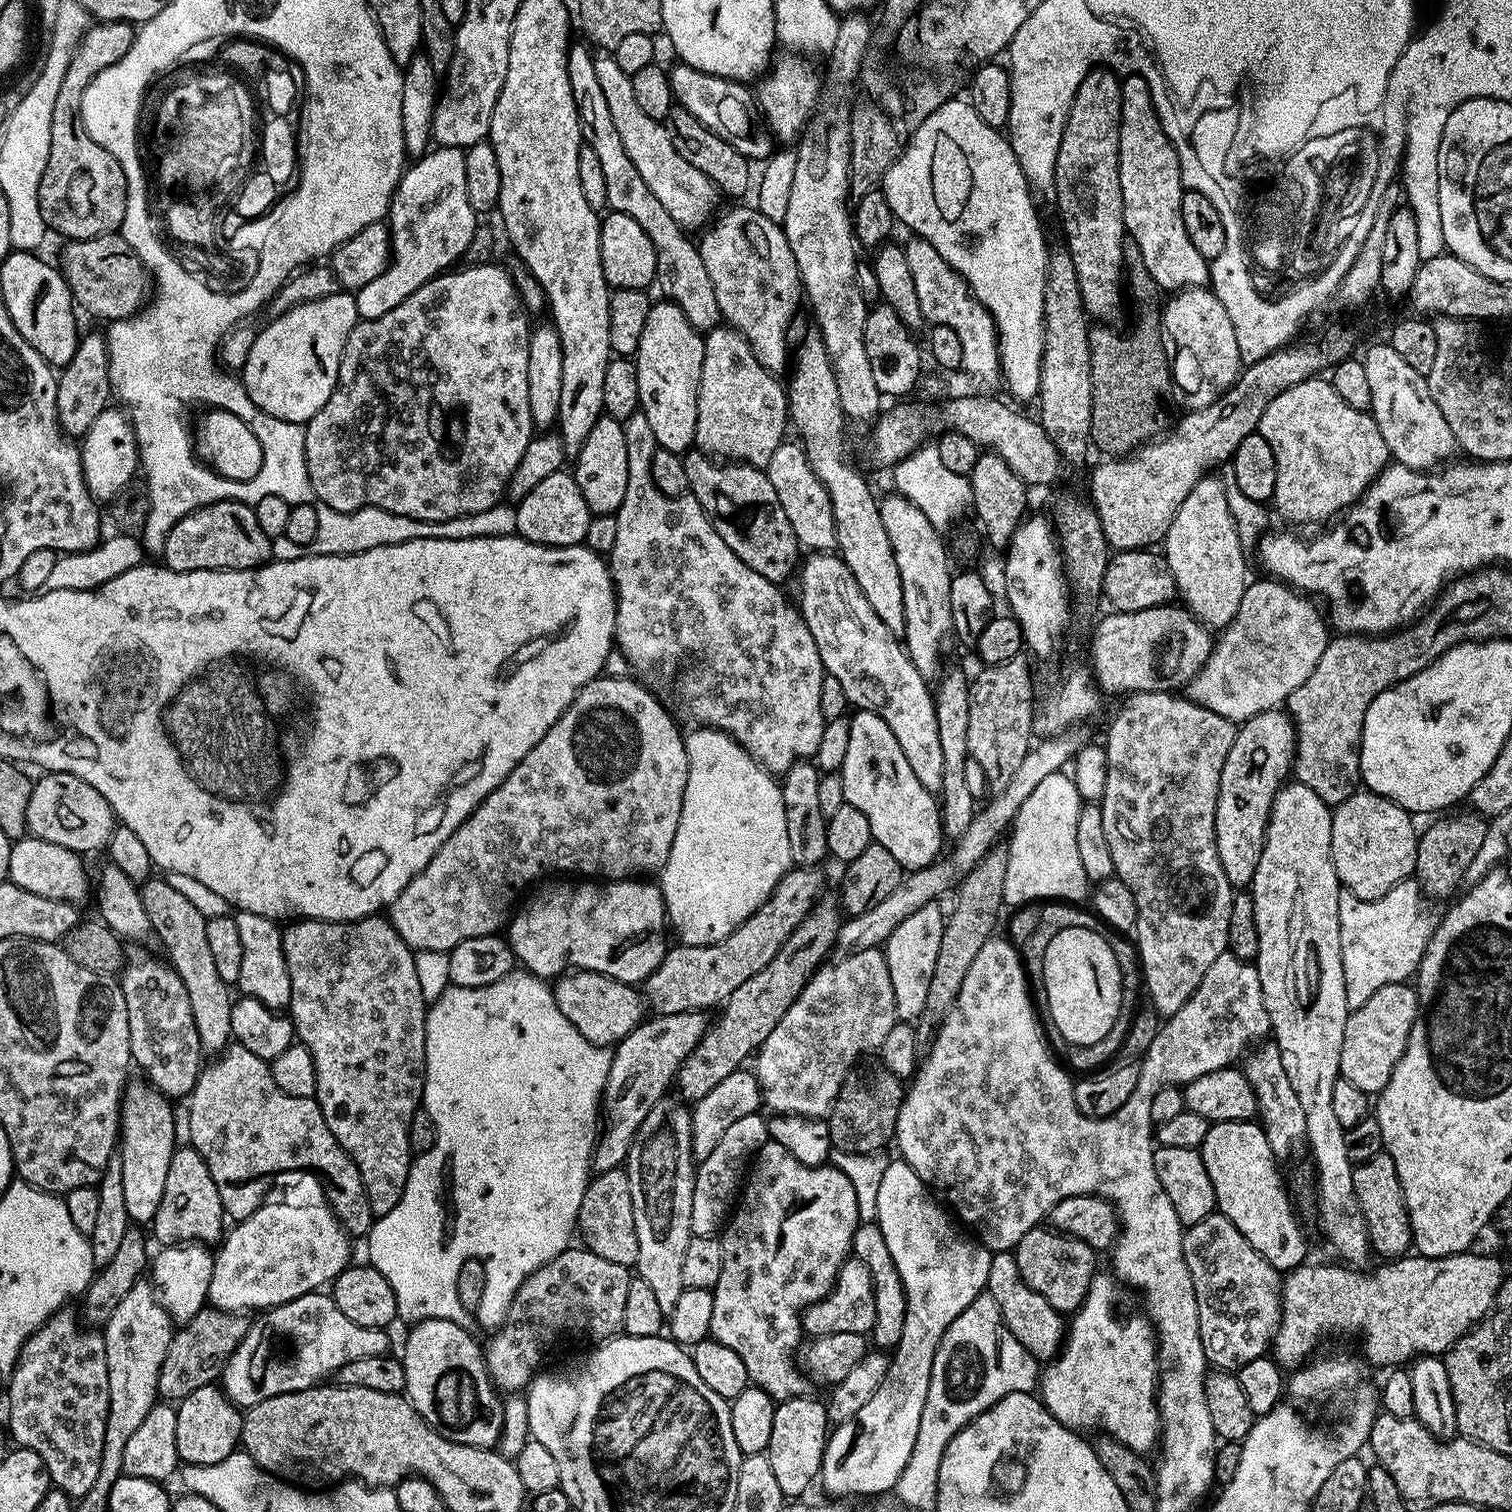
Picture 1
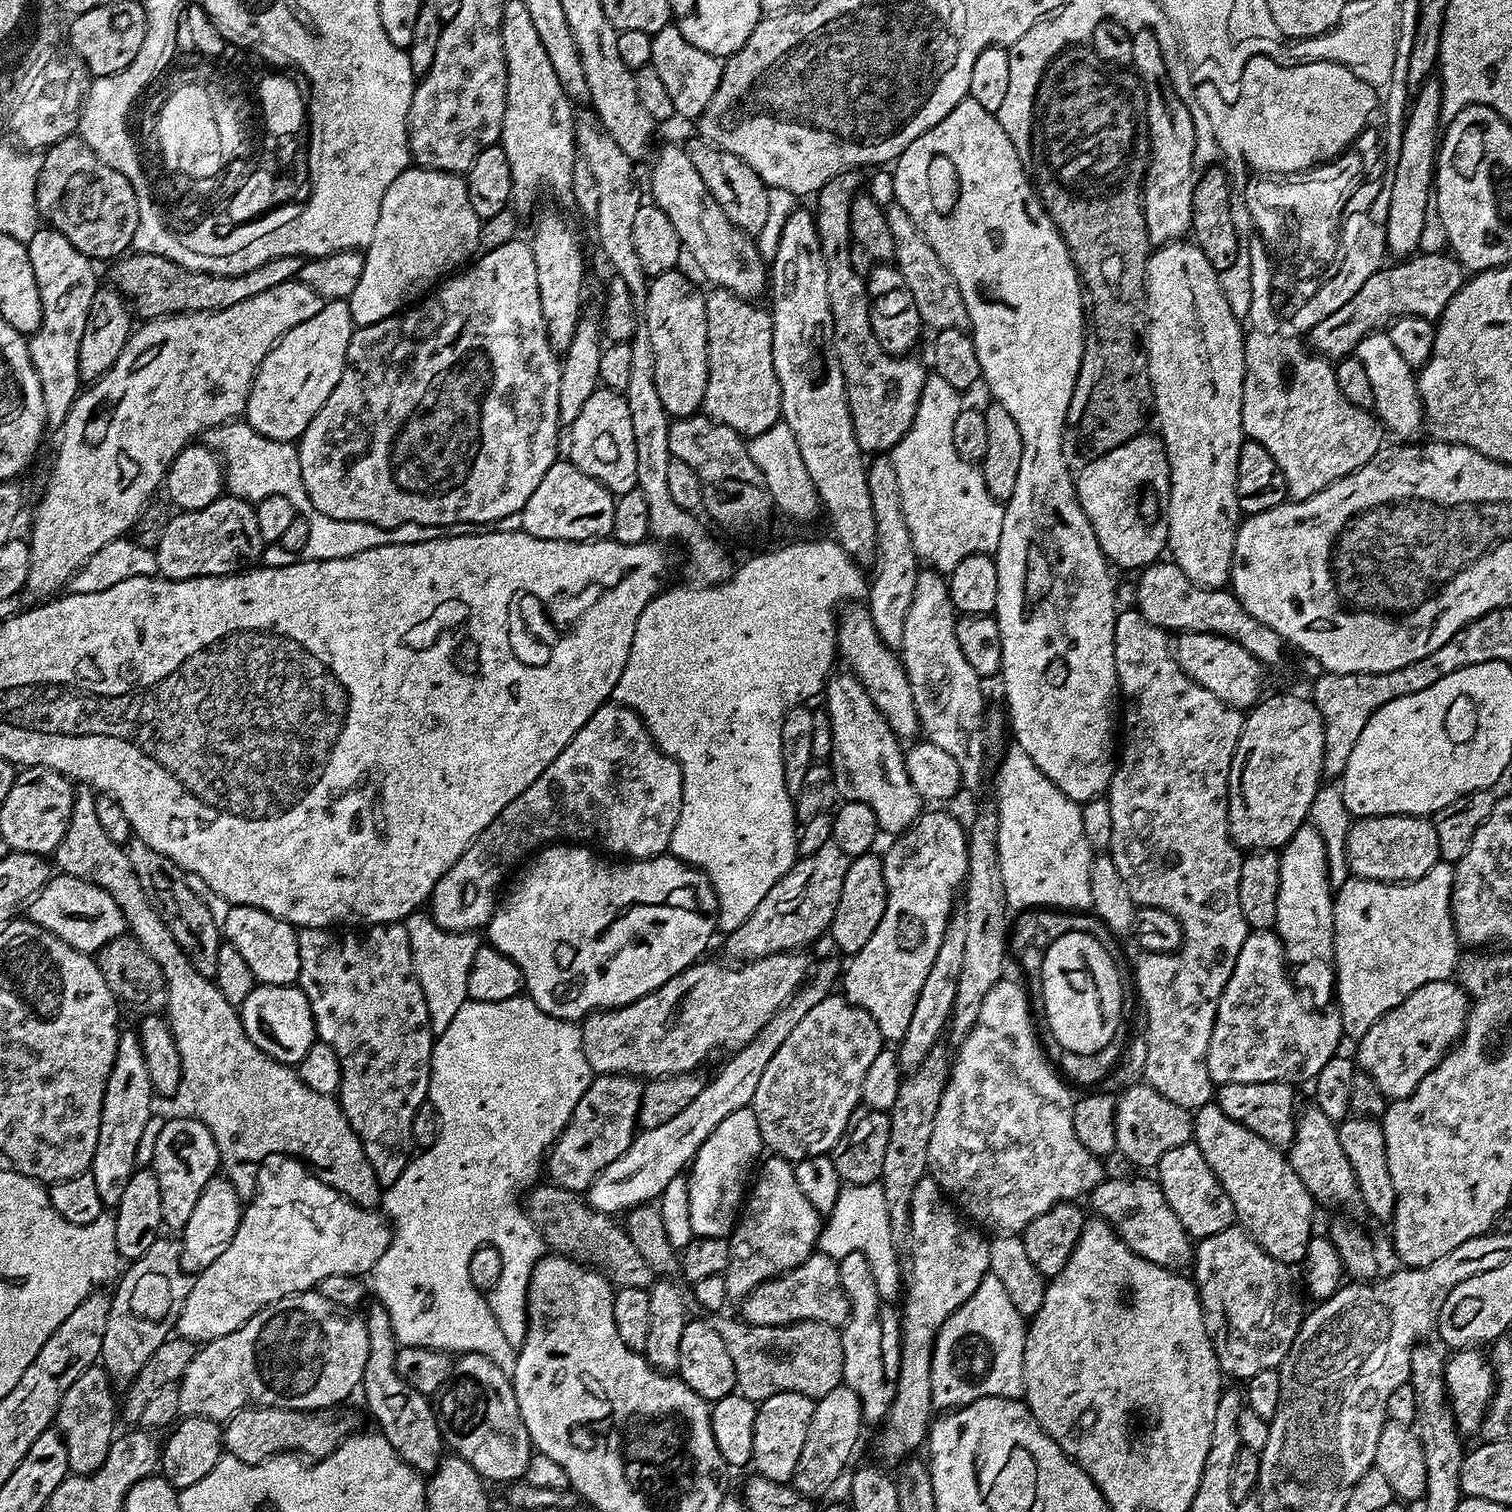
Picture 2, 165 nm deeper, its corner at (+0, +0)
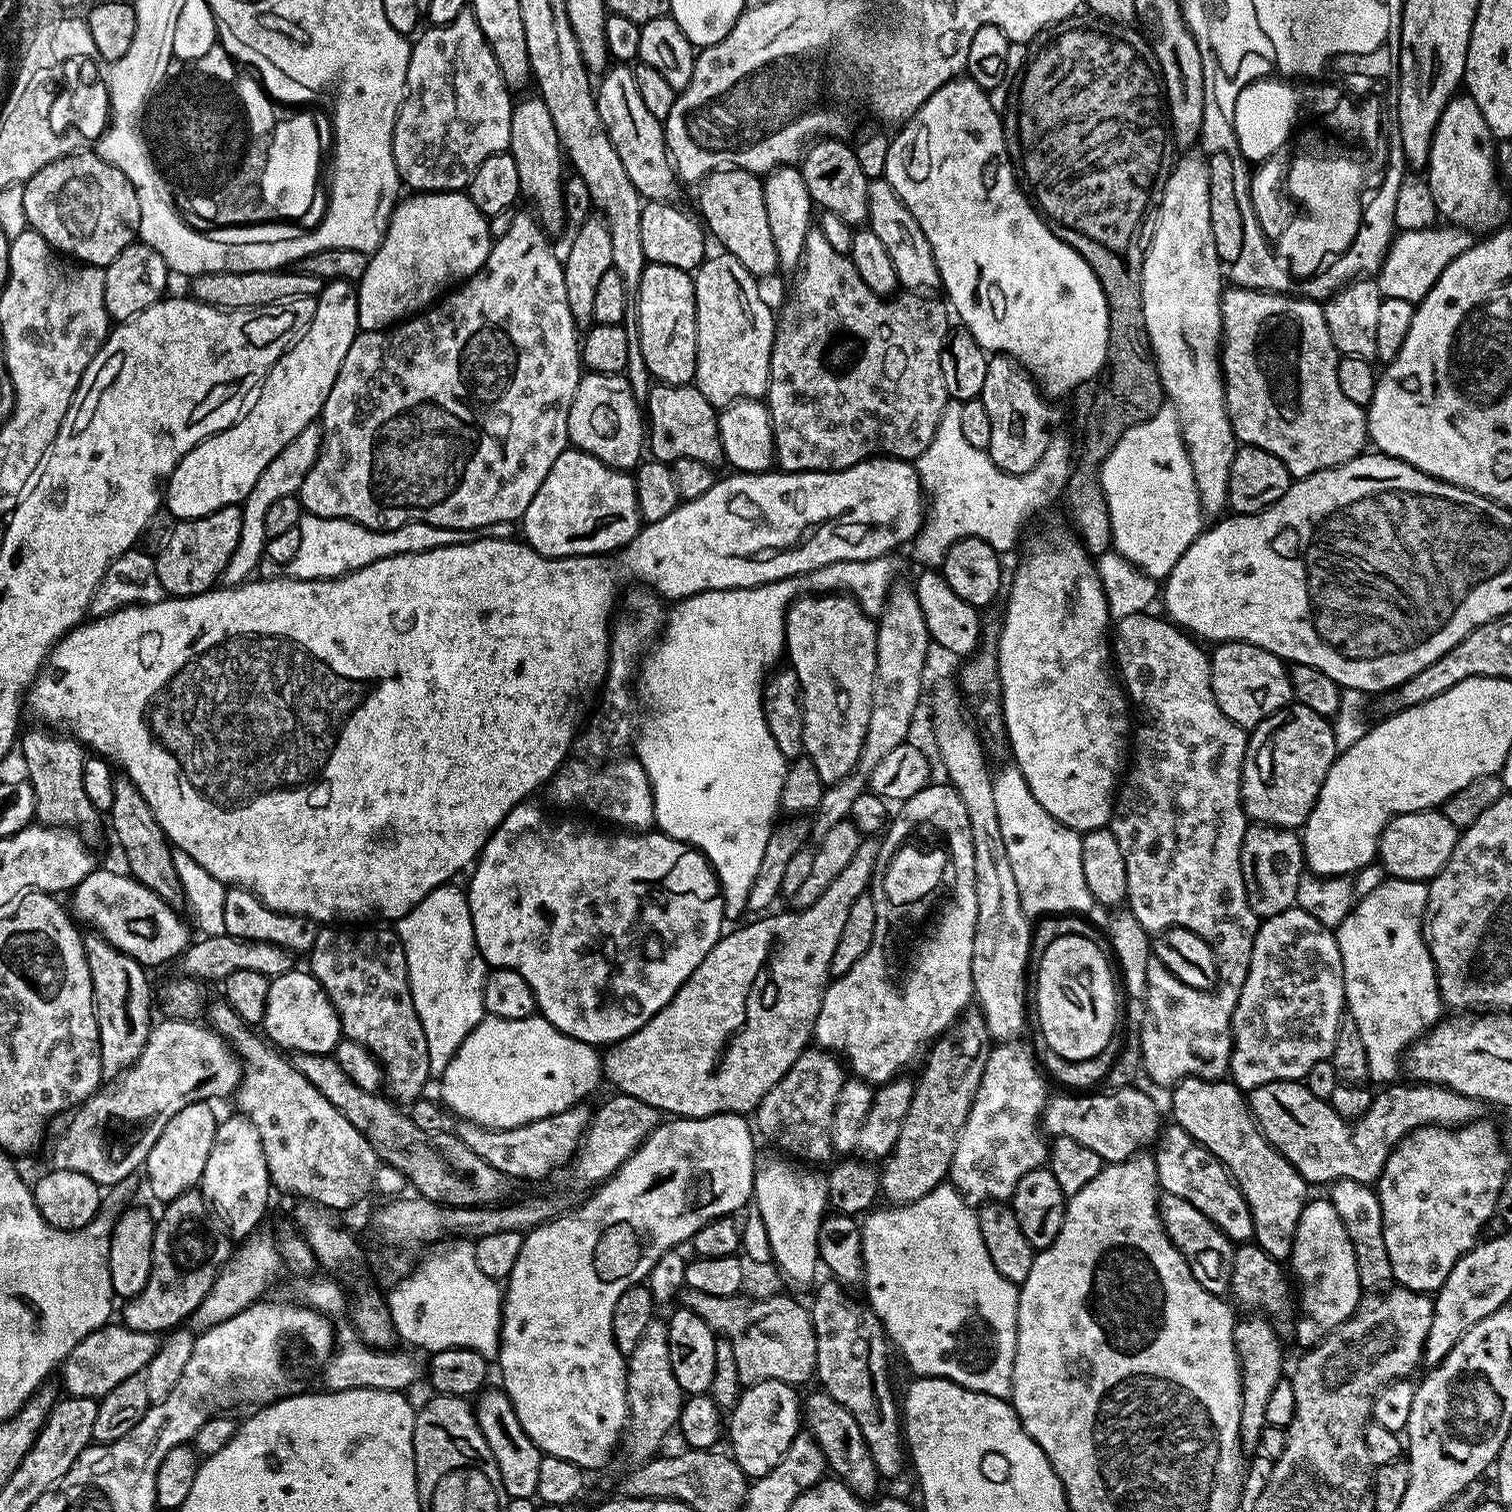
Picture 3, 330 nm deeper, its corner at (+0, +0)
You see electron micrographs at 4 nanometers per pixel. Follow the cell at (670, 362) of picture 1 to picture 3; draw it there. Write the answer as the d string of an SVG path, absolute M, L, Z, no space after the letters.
M645 263L642 282L634 294L640 353L653 381L692 384L696 378L696 303L694 279L674 266Z

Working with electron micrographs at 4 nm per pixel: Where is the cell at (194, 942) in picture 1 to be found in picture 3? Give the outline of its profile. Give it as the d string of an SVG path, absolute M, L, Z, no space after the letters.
M123 774L114 779L110 819L112 832L120 843L120 852L128 863L127 871L135 880L142 882L142 886L154 890L154 894L158 894L158 898L165 900L171 908L179 909L185 903L185 898L182 882L178 882L178 872L174 870L173 849L164 837L162 826L158 826L150 806L146 806L146 800L142 794L138 794L138 786L134 786L134 782L130 782L130 778Z

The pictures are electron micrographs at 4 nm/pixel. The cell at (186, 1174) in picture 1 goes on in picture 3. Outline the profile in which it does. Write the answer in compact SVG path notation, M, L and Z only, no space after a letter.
M208 1102L191 1104L186 1110L178 1110L178 1114L166 1122L166 1130L162 1130L158 1142L154 1142L143 1167L143 1171L148 1172L148 1188L154 1199L167 1202L199 1185L202 1170L206 1170L206 1158L210 1158L210 1146L214 1146L218 1123L218 1116L212 1113L212 1108Z

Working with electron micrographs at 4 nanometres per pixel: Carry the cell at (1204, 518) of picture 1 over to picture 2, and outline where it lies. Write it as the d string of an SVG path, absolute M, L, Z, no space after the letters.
M1181 238L1171 244L1161 244L1148 257L1148 275L1144 286L1146 297L1146 339L1143 341L1148 358L1148 373L1152 383L1152 402L1154 405L1154 420L1160 423L1158 435L1164 441L1164 449L1168 455L1170 470L1170 486L1168 487L1168 546L1172 552L1171 559L1194 583L1202 588L1223 588L1229 583L1232 574L1232 555L1236 541L1236 529L1242 520L1242 513L1236 497L1236 479L1238 478L1238 454L1245 442L1244 427L1242 426L1242 386L1244 385L1244 338L1245 329L1240 329L1241 321L1230 310L1230 302L1222 294L1220 277L1206 262L1206 254L1195 242Z

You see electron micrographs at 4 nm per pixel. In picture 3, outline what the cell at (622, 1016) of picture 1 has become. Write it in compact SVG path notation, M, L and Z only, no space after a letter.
M876 838L861 839L858 851L855 852L854 858L850 858L849 864L842 869L842 874L838 874L838 878L834 878L834 882L830 882L830 886L826 886L822 898L818 898L818 902L814 902L808 908L791 910L792 912L780 912L777 916L764 914L753 919L756 921L753 924L746 925L745 928L736 928L733 932L731 930L725 931L721 935L720 941L710 950L710 954L706 954L706 958L702 958L698 970L694 970L694 974L690 974L690 978L686 978L686 982L682 982L678 994L674 994L674 998L670 998L670 1002L666 1006L662 1006L662 1010L658 1010L658 1014L654 1014L654 1018L650 1018L650 1022L646 1022L646 1026L642 1026L642 1030L638 1030L630 1038L611 1045L603 1053L603 1079L605 1081L609 1080L616 1087L613 1089L619 1095L638 1098L638 1102L646 1102L646 1106L654 1106L661 1114L667 1114L672 1118L701 1120L707 1116L727 1116L731 1114L747 1117L749 1114L755 1113L756 1108L762 1102L762 1098L766 1098L768 1091L788 1073L790 1066L794 1066L794 1062L798 1062L798 1058L802 1055L804 1049L809 1047L810 1041L813 1039L818 1010L822 1006L824 992L830 983L828 974L830 958L834 958L834 949L838 946L838 938L842 938L842 930L846 927L846 918L850 914L850 906L854 906L854 902L869 891L872 877L877 871L878 861L881 859L880 842Z

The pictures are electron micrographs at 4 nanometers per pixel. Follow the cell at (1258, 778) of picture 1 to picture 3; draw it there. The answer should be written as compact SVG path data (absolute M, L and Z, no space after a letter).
M1293 702L1287 708L1270 714L1270 718L1251 729L1242 766L1242 806L1249 821L1270 824L1273 828L1303 829L1309 814L1314 810L1314 802L1322 790L1322 782L1326 782L1326 774L1337 755L1331 723L1325 717L1314 714L1314 710Z

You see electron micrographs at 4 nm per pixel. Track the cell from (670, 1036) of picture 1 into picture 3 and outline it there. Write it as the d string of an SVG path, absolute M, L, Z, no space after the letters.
M579 1107L568 1108L553 1116L523 1124L517 1128L484 1128L469 1120L457 1119L454 1124L456 1136L482 1162L490 1162L494 1170L504 1176L516 1180L544 1180L551 1172L556 1172L560 1167L571 1165L572 1157L580 1146L582 1133L587 1129L590 1120L587 1115L580 1116Z

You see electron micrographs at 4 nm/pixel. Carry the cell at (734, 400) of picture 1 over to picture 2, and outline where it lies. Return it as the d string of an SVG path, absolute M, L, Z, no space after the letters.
M713 287L707 293L706 338L708 339L708 381L702 405L703 415L719 424L730 426L745 438L762 434L770 426L781 423L780 387L778 374L774 374L774 350L772 349L772 318L767 307L759 308L759 303L743 300L738 294L724 288Z

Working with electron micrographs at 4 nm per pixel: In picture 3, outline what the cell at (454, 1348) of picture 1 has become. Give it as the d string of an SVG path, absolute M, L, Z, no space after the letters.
M502 1390L488 1391L479 1393L474 1411L478 1426L490 1446L490 1454L494 1454L494 1462L502 1474L502 1486L513 1500L532 1500L538 1486L538 1462L542 1455L541 1450L528 1437L526 1430L522 1430L522 1422L518 1422L518 1414L507 1394Z

